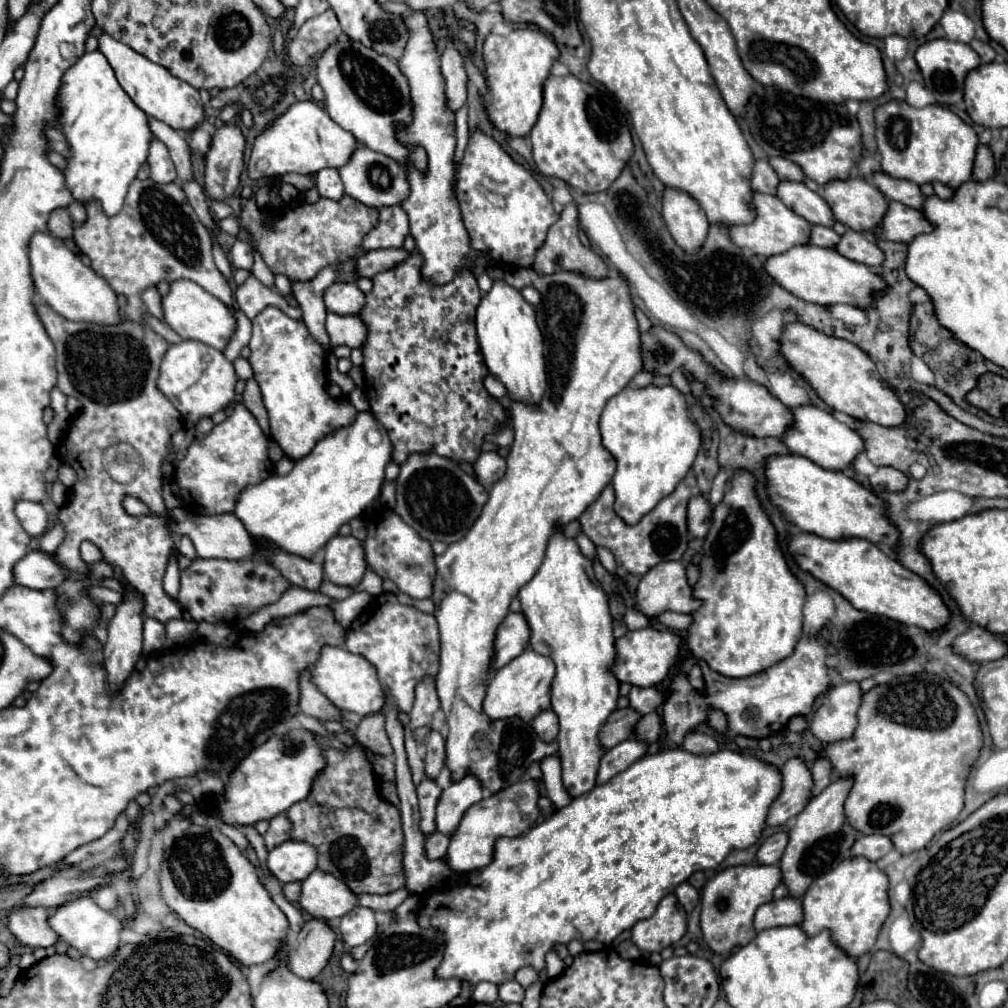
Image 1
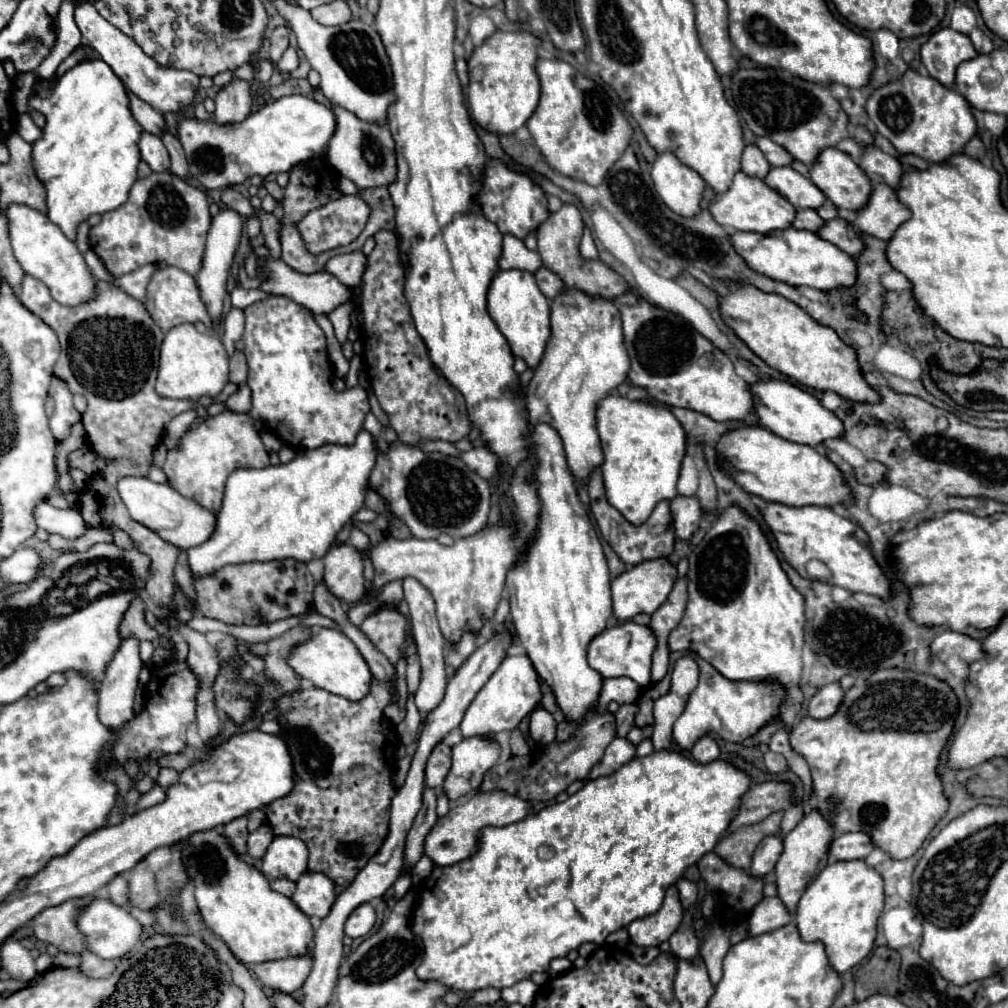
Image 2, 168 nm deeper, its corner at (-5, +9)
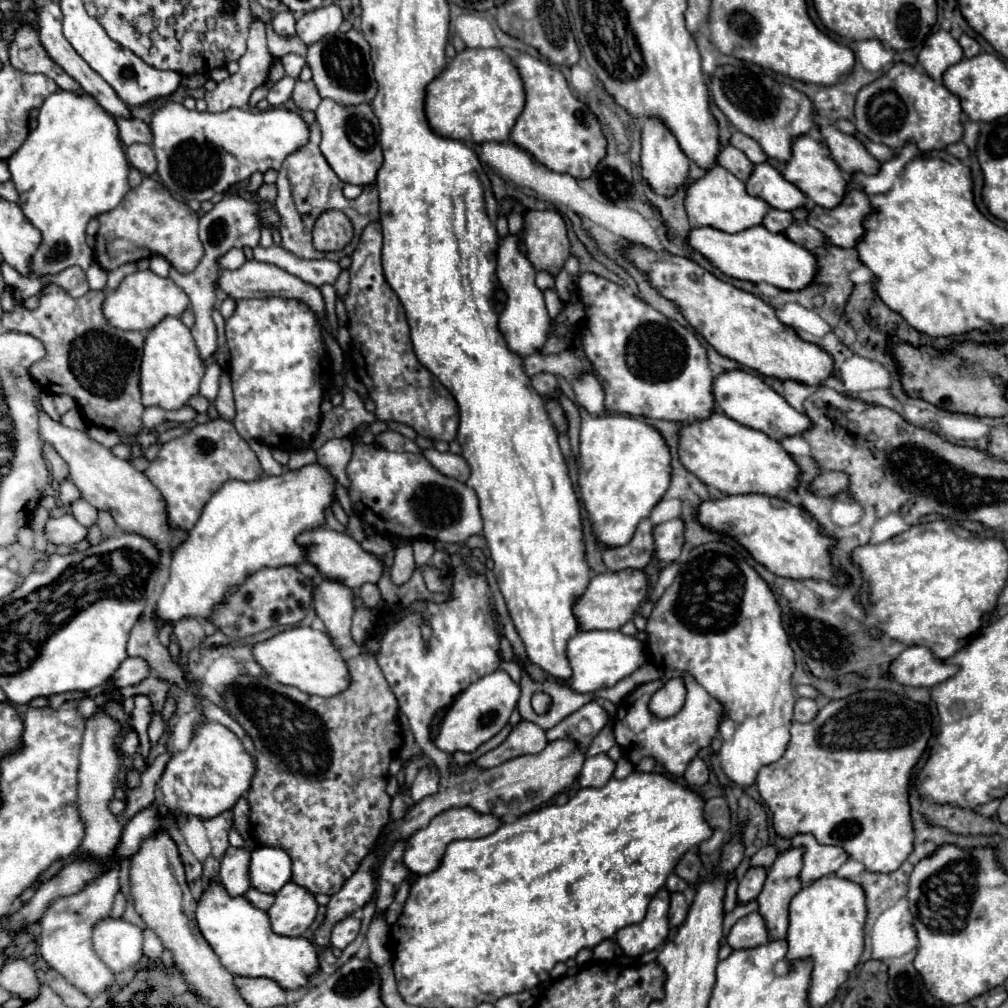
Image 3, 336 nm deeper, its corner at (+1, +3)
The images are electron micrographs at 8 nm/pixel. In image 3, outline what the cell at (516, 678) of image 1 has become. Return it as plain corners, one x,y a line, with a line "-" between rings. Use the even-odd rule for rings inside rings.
496,670
478,682
472,682
456,700
454,704
446,710
444,718
438,724
436,736
434,736
434,746
452,756
454,752
474,752
480,744
496,736
510,720
510,714
514,712
516,704
520,698
520,686
504,672

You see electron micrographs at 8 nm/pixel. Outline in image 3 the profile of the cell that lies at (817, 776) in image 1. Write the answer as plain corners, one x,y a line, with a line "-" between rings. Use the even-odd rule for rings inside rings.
766,846
766,848
762,848
760,852
756,852
754,856
752,856
752,868
770,868
772,864
774,864
774,860
776,860
776,848
774,846

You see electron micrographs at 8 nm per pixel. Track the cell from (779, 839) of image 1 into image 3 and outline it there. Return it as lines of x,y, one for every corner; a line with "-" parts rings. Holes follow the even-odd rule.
750,868
746,872
746,876
740,880
738,886
738,904
748,904
752,900
756,900
756,896
760,894
762,886
766,880
766,870
764,868

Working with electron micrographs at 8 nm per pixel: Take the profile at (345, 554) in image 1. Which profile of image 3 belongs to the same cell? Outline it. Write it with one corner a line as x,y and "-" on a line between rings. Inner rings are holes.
324,580
314,590
314,610
316,616
324,622
326,634
334,648
344,650
354,644
350,634
354,614
354,590
346,588
340,582

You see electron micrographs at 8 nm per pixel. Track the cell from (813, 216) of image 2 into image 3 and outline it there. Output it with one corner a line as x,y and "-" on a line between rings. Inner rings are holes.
770,208
770,210
766,212
764,220
762,220
762,226
768,228
770,232
784,232
792,222
794,222
794,218
792,218
790,212

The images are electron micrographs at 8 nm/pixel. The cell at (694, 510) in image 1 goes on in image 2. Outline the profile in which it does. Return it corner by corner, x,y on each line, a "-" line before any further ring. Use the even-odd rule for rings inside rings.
676,496
670,508
672,508
676,536
682,540
690,540
694,532
700,530
700,520
702,520
702,508
698,506
698,498

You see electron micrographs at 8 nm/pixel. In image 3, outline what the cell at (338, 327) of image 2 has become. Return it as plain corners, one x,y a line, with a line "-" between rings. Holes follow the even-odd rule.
342,270
340,276
338,276
338,280
336,280
336,284
334,284
334,288
336,288
336,292
338,292
340,298
346,298
346,294
348,294
348,288
350,288
348,280
350,280
348,270

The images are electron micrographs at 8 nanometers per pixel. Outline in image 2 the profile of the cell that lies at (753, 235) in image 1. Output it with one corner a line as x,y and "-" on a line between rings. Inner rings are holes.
742,172
734,176
734,182
728,188
728,192
720,194
716,202
710,206
710,210
720,226
730,226
738,232
758,232
758,234
790,228
796,214
796,208
790,206
790,202
786,202
782,194
778,194
776,190
770,190
770,186
766,186
764,180
750,178

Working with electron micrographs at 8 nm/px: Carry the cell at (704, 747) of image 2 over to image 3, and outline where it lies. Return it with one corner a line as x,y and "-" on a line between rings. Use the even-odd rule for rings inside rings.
694,758
694,760
690,762
686,774
684,774
684,780
686,780
686,784
692,786
692,788
702,788
702,786
708,782
708,776
710,776
710,772
708,772
706,762
700,760
700,758

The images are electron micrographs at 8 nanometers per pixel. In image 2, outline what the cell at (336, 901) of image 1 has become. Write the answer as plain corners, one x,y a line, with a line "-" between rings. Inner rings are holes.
304,872
296,882
292,900
306,916
324,918
330,912
336,896
336,886
330,882
330,878
326,878
326,874

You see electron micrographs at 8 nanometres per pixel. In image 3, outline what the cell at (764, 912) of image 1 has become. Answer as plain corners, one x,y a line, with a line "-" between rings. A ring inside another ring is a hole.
752,912
744,918
740,918
732,930
726,936
726,942
732,950
746,950
746,948
756,948
762,944
768,944
768,930
758,912

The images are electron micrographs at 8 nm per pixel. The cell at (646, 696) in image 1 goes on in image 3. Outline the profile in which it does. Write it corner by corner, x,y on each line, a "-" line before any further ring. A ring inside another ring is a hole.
606,726
600,730
600,734
592,740
586,756
596,756
596,754
602,754
602,752
608,752
612,746
614,746
614,734
612,734
612,726

